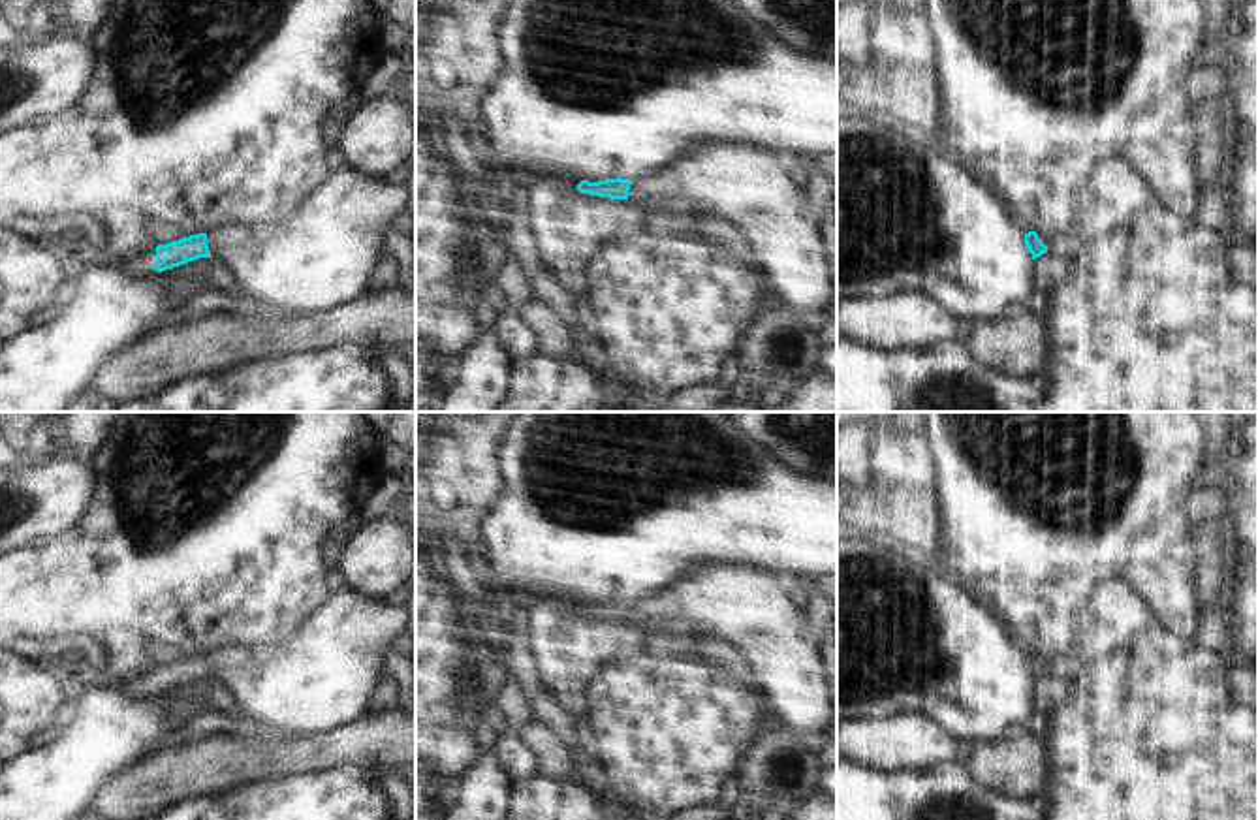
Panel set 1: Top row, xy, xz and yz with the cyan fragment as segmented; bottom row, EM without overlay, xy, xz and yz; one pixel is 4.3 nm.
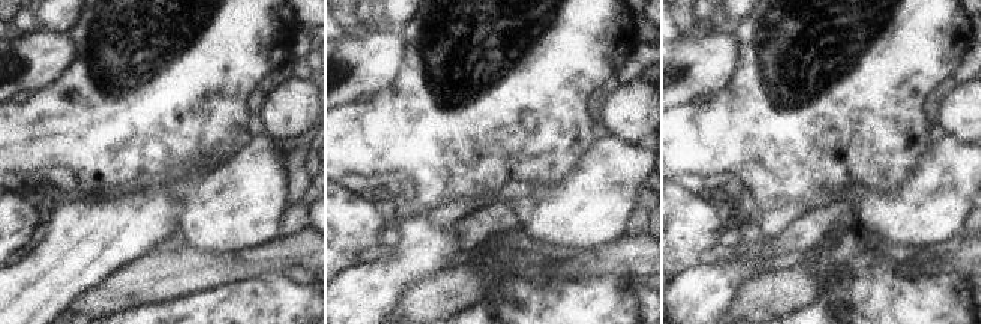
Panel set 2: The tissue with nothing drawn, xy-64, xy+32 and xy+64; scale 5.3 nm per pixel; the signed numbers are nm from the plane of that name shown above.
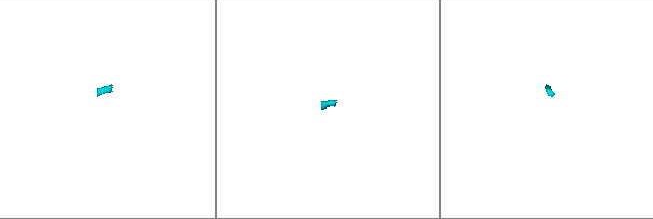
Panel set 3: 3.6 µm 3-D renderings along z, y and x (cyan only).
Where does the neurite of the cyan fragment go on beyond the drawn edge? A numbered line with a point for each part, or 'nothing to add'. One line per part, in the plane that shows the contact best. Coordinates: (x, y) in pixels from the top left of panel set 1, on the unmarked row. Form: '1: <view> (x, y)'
1: xy (320, 679)
2: xy (143, 685)

